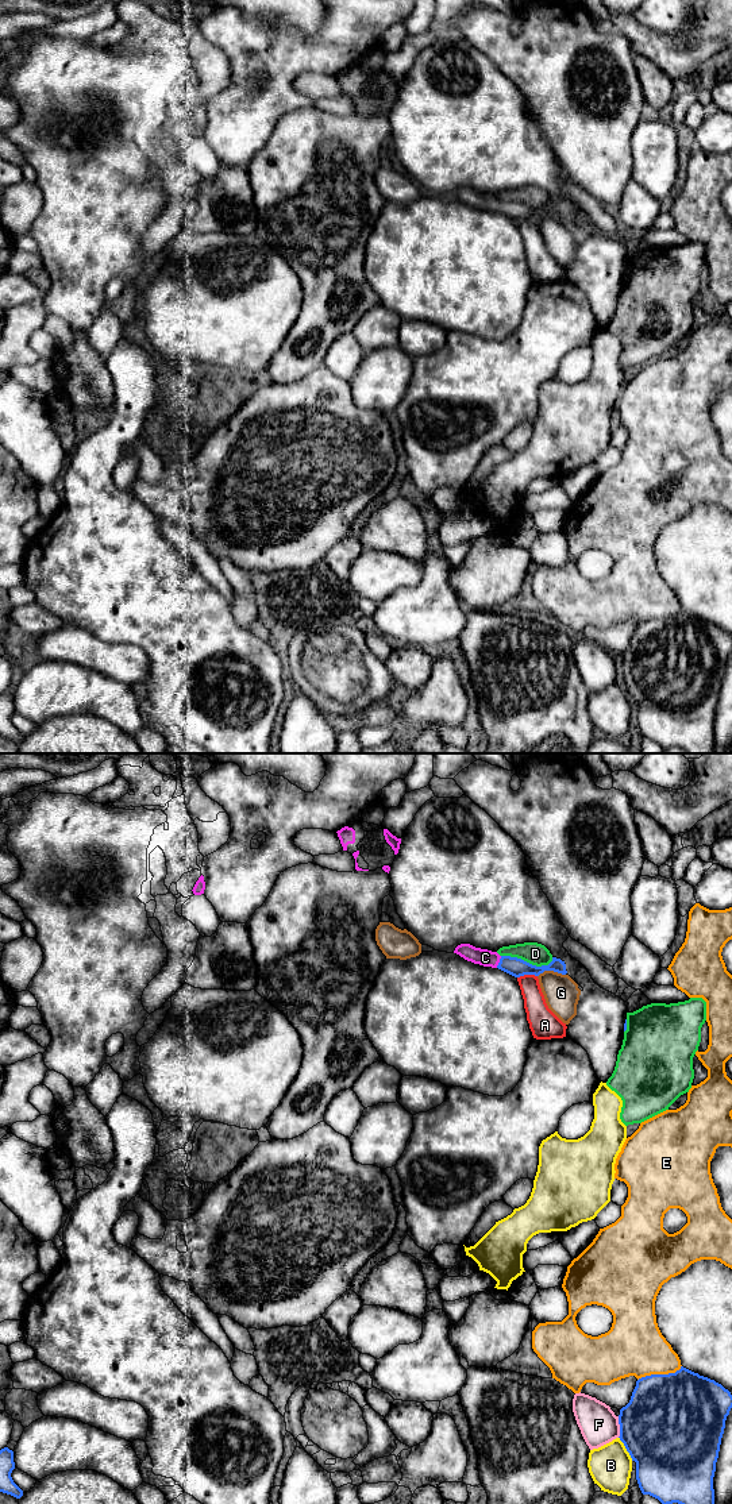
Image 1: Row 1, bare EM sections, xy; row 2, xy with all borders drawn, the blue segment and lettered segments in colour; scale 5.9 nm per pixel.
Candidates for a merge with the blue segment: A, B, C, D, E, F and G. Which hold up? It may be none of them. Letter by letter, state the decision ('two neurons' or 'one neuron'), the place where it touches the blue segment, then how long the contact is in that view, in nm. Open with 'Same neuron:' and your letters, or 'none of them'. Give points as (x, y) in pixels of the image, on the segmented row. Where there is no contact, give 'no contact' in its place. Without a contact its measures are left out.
Same neuron: C
A: two neurons | xy (527, 974) | 120 nm
B: two neurons | xy (625, 1447) | 170 nm
C: one neuron | xy (500, 961) | 80 nm
D: two neurons | xy (526, 961) | 320 nm
E: two neurons | xy (659, 1375) | 280 nm
F: two neurons | xy (620, 1427) | 130 nm
G: two neurons | xy (551, 970) | 170 nm

